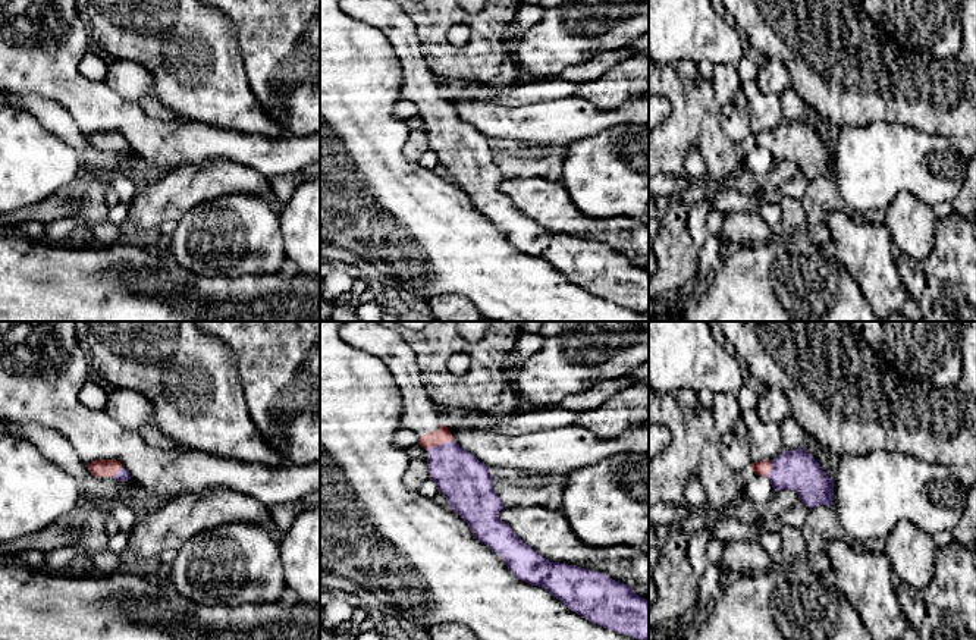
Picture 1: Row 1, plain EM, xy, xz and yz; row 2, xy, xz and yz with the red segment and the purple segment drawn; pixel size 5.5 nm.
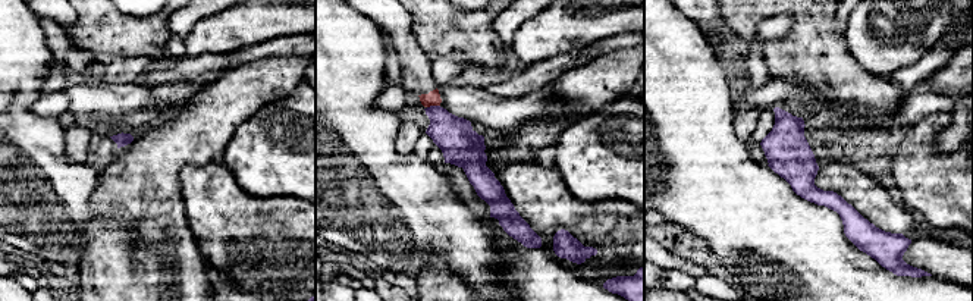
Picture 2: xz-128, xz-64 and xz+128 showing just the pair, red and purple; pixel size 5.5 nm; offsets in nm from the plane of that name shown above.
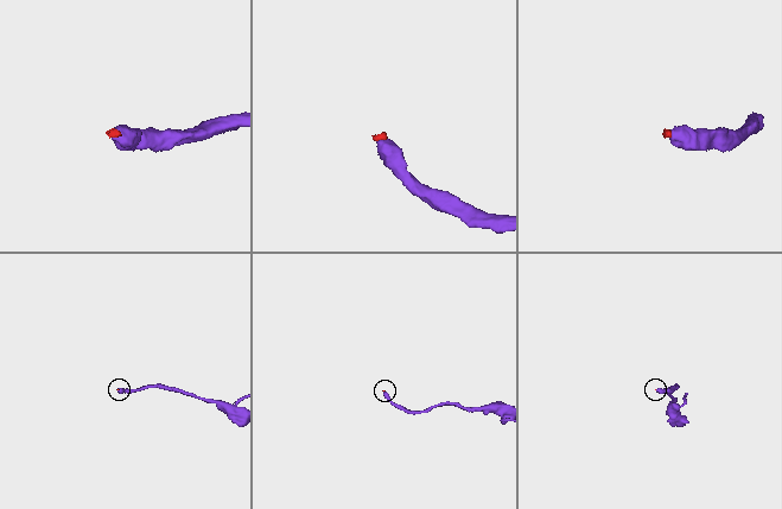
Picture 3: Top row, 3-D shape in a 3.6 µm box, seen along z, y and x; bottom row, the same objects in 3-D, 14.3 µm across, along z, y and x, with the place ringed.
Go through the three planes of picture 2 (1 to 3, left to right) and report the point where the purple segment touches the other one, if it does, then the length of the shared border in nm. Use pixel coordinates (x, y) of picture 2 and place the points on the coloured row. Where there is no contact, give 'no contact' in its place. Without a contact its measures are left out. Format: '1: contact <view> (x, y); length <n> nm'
1: no contact
2: contact xz-64 (433, 104); length 70 nm
3: no contact

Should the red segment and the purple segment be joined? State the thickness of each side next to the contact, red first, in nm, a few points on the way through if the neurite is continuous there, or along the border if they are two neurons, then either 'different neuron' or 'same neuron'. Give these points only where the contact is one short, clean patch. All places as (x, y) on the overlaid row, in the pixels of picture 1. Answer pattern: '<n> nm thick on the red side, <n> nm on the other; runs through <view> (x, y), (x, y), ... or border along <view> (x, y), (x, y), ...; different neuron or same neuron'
90 nm thick on the red side, 280 nm on the other; runs through xz (442, 435), (439, 444), (448, 464), (464, 480); same neuron

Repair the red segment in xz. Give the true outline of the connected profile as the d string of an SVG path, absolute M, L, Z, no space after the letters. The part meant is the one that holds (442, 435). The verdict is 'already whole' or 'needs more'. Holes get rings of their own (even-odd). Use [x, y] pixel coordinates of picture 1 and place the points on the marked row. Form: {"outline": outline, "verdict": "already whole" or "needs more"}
{"outline": "M340 321L339 335L352 348L373 354L386 364L401 392L401 426L418 434L418 445L427 451L430 480L446 498L448 508L468 524L476 539L498 553L517 578L547 590L569 611L611 631L649 640L649 599L640 597L628 584L615 581L603 572L547 561L499 518L503 505L493 490L489 467L454 440L452 433L443 424L445 417L440 408L430 399L421 382L415 352L393 326L383 326L379 321Z", "verdict": "needs more"}

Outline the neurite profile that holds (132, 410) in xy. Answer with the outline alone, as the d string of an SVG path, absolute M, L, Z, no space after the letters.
M109 389L103 410L110 418L131 430L154 424L153 405L148 398L132 389Z

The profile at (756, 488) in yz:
M747 470L741 474L743 493L759 508L765 508L773 498L775 489L769 477Z

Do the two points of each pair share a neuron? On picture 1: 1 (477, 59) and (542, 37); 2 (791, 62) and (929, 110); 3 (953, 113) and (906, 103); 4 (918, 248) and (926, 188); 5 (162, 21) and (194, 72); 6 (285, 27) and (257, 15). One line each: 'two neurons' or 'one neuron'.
1: two neurons
2: one neuron
3: one neuron
4: two neurons
5: one neuron
6: one neuron

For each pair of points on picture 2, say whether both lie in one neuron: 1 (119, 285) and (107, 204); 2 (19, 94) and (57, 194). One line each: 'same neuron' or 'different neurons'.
1: same neuron
2: same neuron

